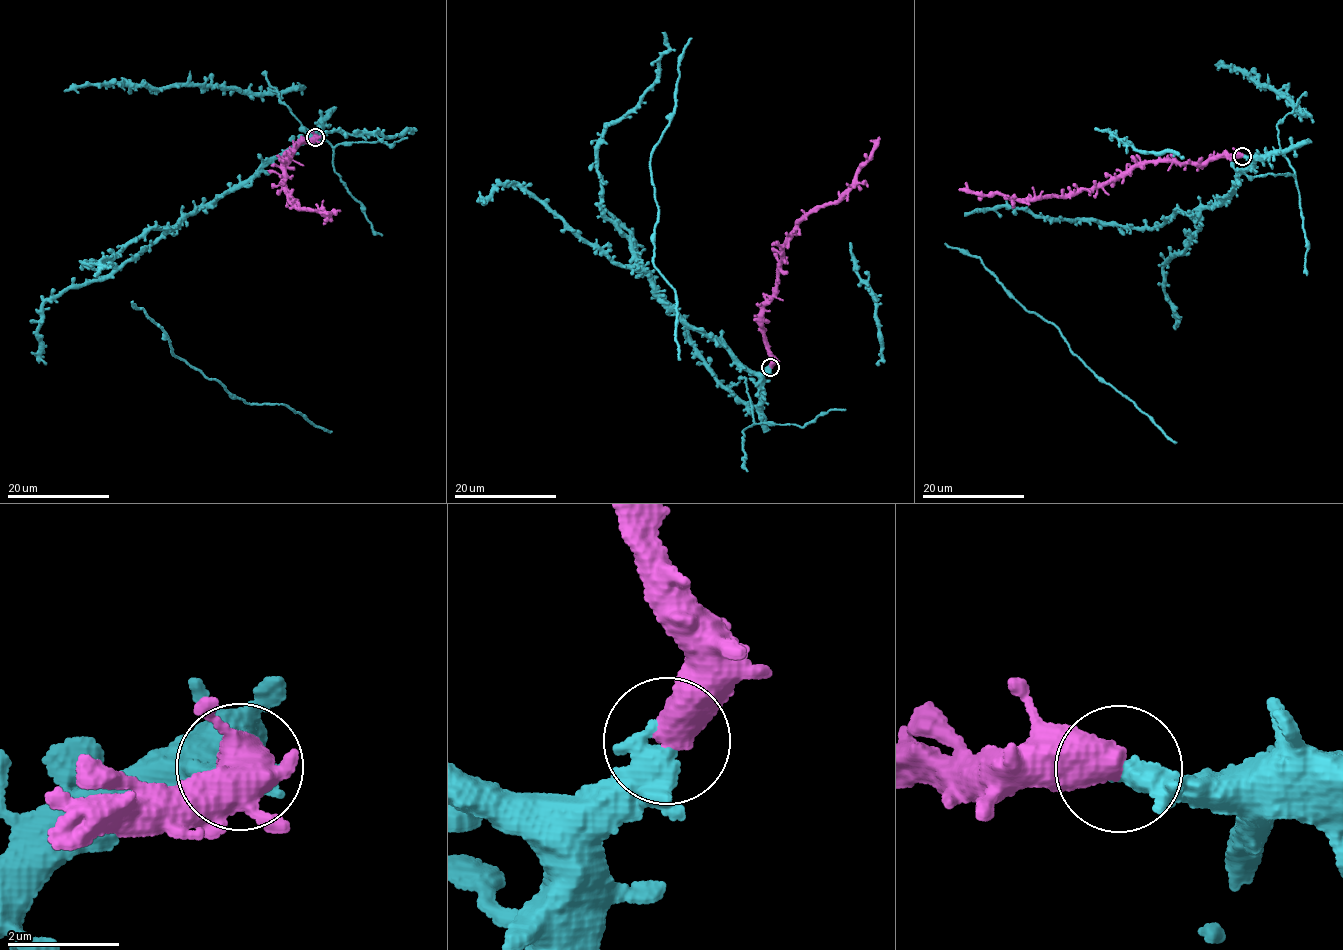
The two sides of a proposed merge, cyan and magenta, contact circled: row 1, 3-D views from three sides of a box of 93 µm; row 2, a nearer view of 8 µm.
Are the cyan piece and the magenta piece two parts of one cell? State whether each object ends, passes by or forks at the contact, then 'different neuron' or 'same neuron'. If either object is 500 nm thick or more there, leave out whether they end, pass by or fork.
same neuron

